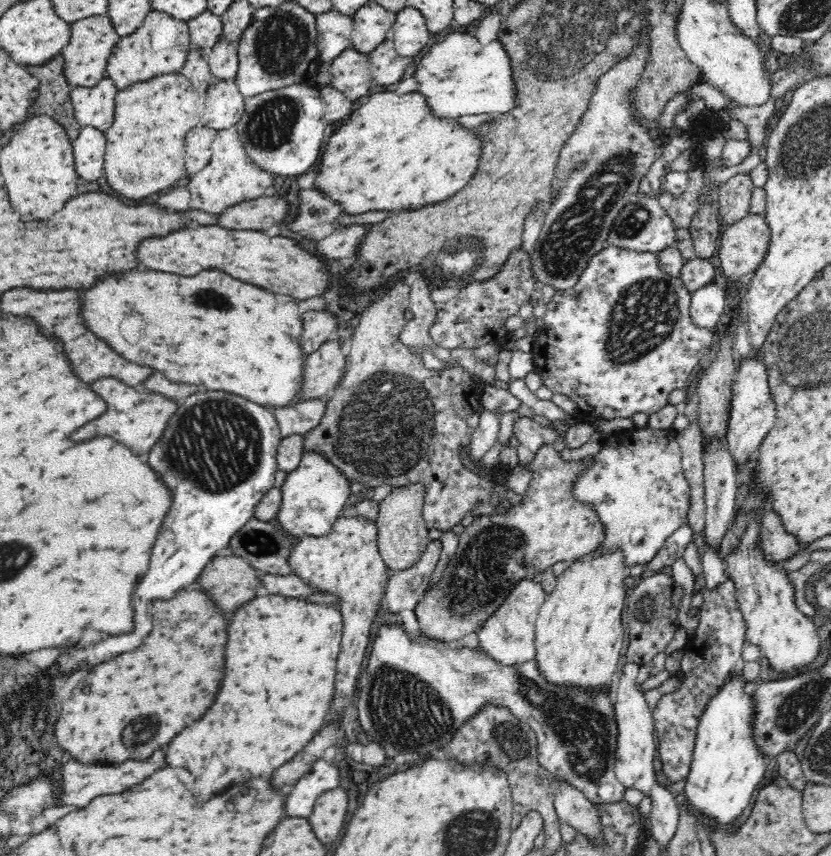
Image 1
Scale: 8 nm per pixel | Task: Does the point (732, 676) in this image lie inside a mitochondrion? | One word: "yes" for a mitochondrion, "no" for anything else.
no

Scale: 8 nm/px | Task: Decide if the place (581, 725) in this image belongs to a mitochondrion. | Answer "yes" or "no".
yes

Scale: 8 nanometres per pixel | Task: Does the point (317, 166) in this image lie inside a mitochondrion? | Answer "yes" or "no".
no

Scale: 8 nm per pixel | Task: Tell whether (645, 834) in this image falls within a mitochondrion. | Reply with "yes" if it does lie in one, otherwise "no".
no

